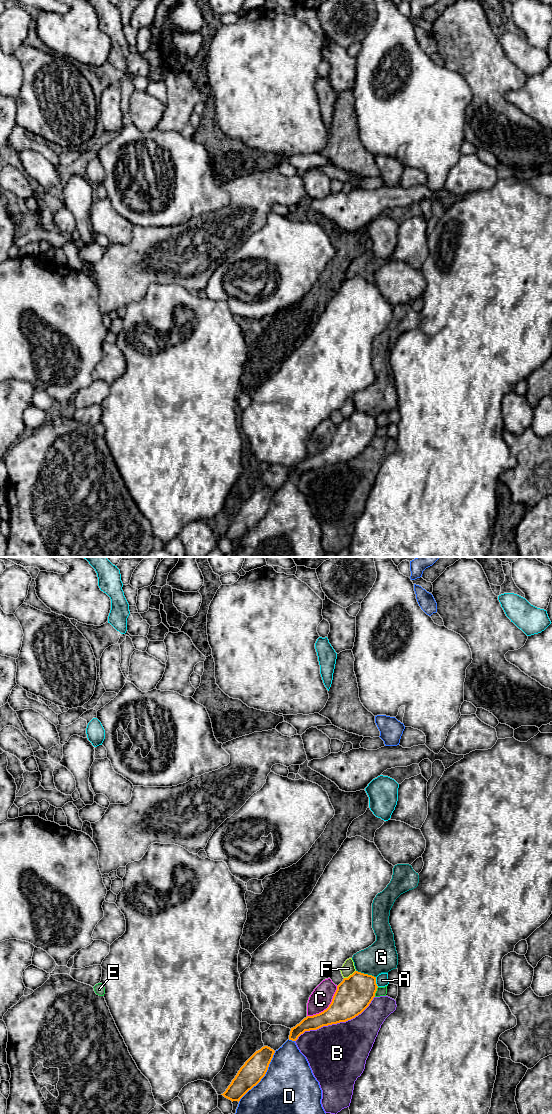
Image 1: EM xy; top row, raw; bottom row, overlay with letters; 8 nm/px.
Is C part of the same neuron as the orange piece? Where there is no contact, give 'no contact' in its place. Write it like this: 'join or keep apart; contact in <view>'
keep apart; contact in xy

